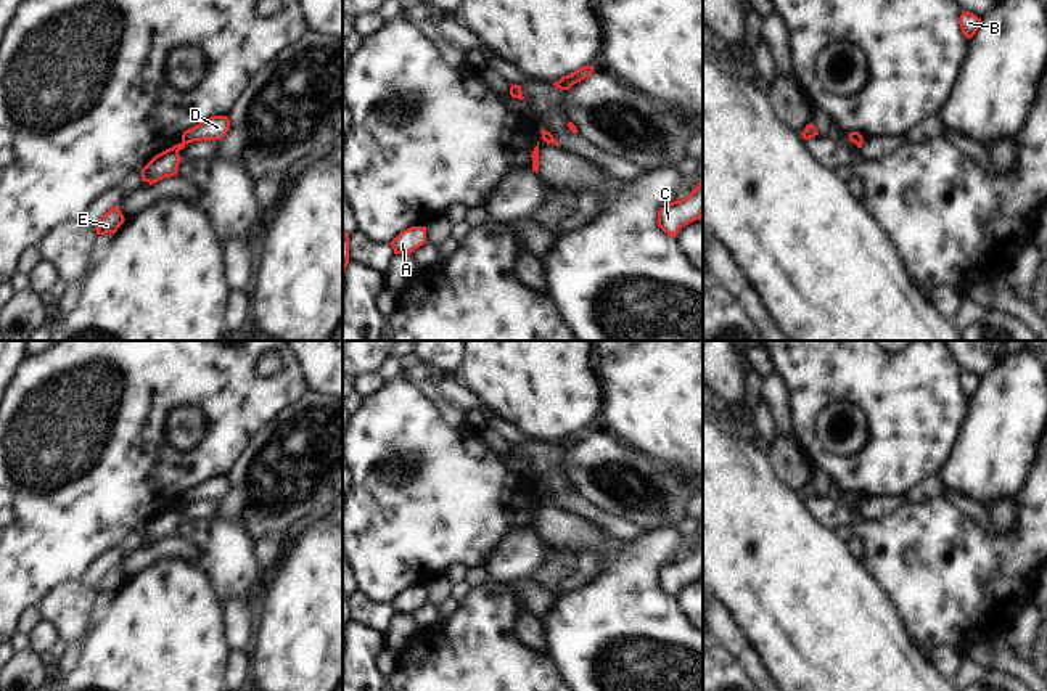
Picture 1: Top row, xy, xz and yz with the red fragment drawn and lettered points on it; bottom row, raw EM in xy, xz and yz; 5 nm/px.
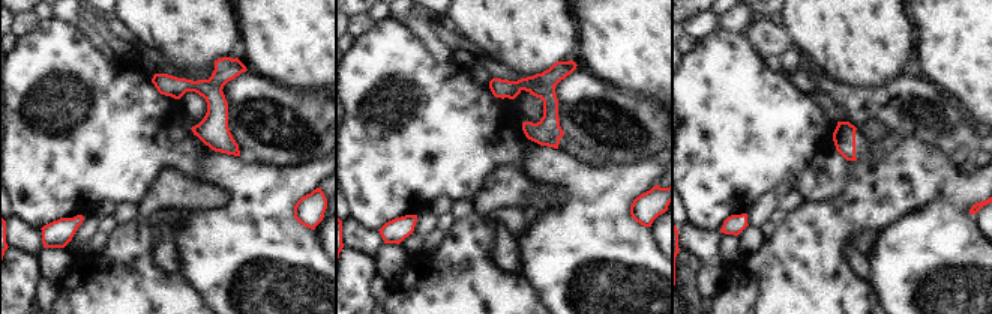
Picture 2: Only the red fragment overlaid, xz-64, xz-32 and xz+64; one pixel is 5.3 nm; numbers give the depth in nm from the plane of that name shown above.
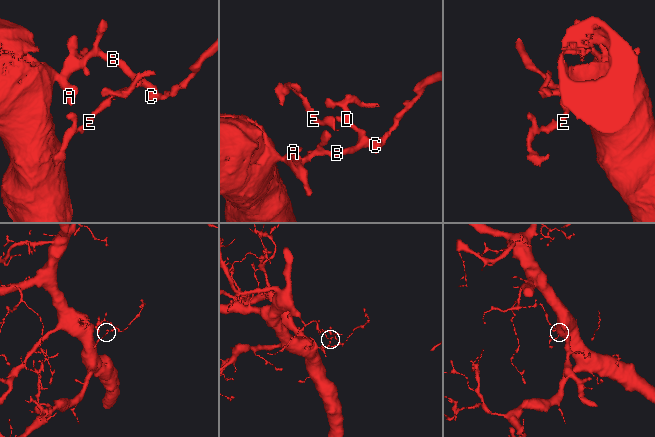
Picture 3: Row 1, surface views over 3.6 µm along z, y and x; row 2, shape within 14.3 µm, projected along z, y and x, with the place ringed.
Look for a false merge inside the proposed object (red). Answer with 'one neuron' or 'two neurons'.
two neurons

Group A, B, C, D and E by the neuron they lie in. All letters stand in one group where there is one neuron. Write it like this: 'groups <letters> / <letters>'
groups A B C D / E

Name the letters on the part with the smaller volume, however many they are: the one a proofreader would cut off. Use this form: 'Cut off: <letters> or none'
Cut off: E

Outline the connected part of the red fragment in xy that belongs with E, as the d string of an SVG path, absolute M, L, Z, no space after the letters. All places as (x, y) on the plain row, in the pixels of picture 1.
M119 564L111 567L103 579L100 580L98 587L95 588L96 595L116 593L117 588L124 583L124 575L119 570Z

